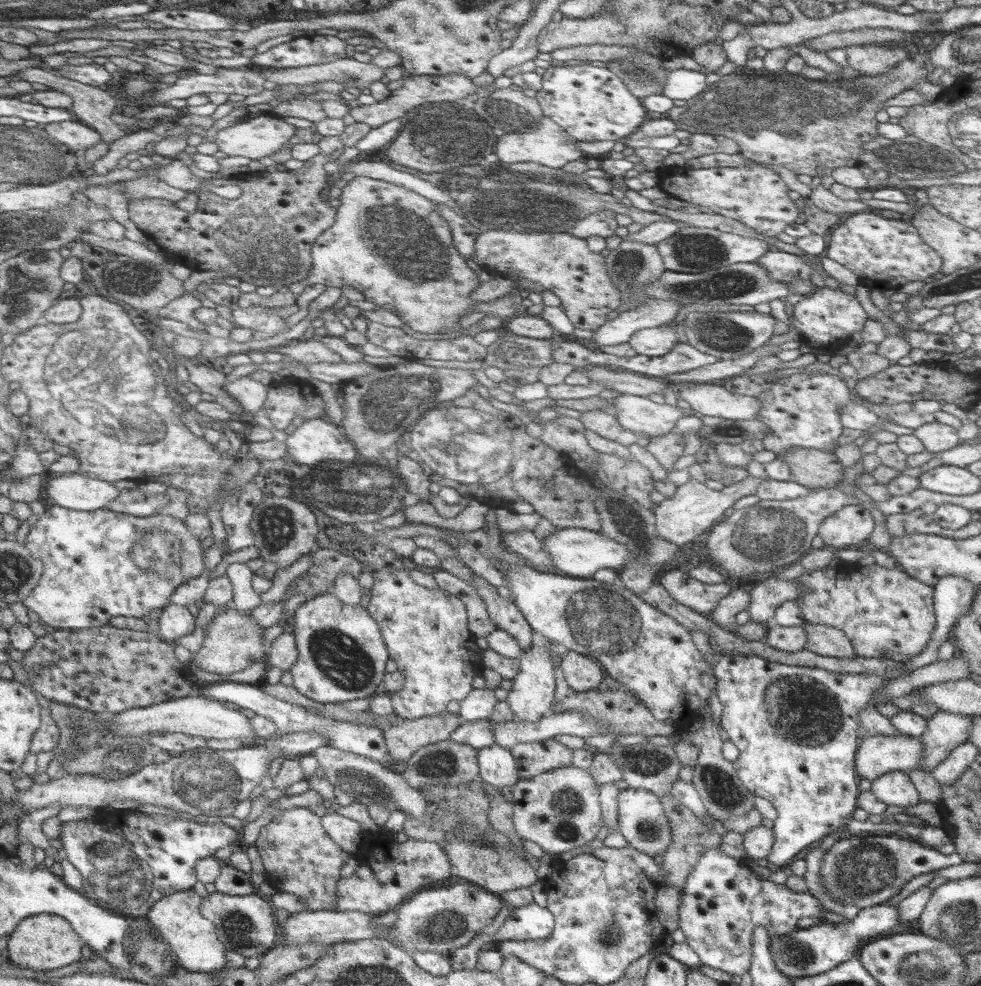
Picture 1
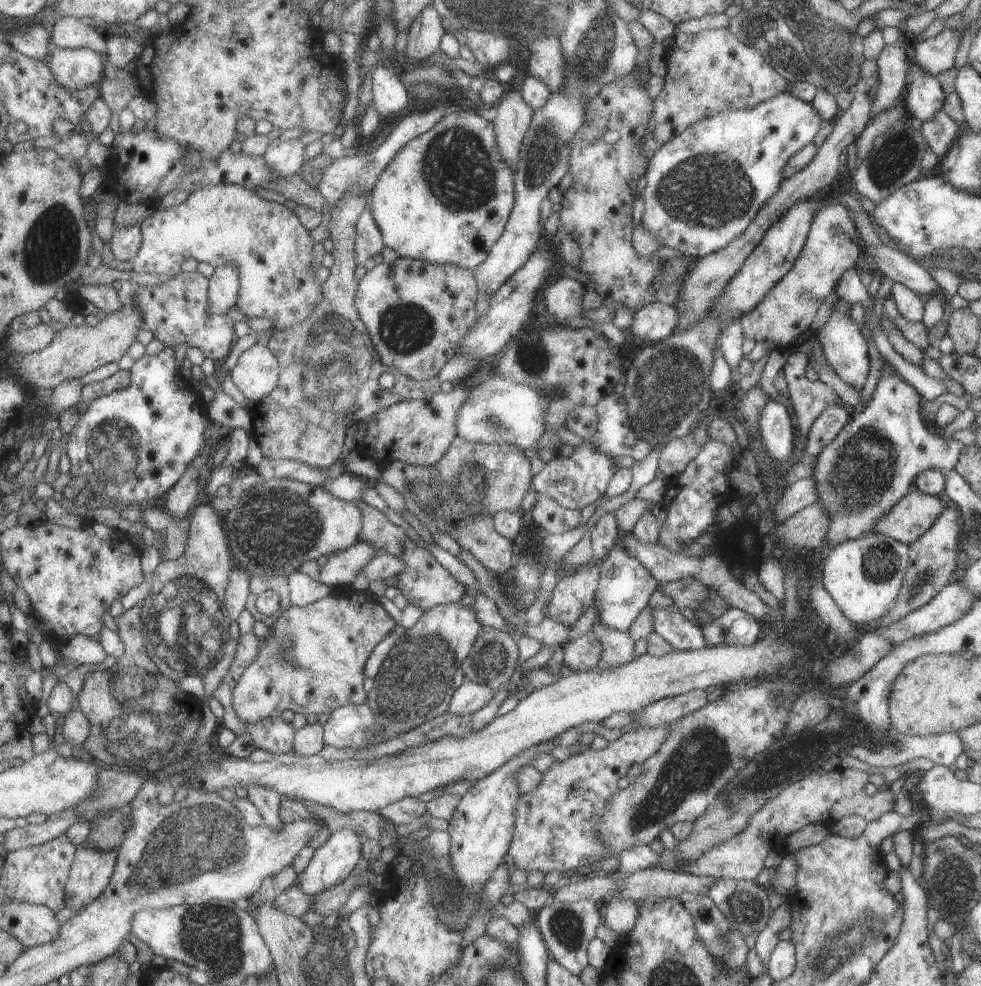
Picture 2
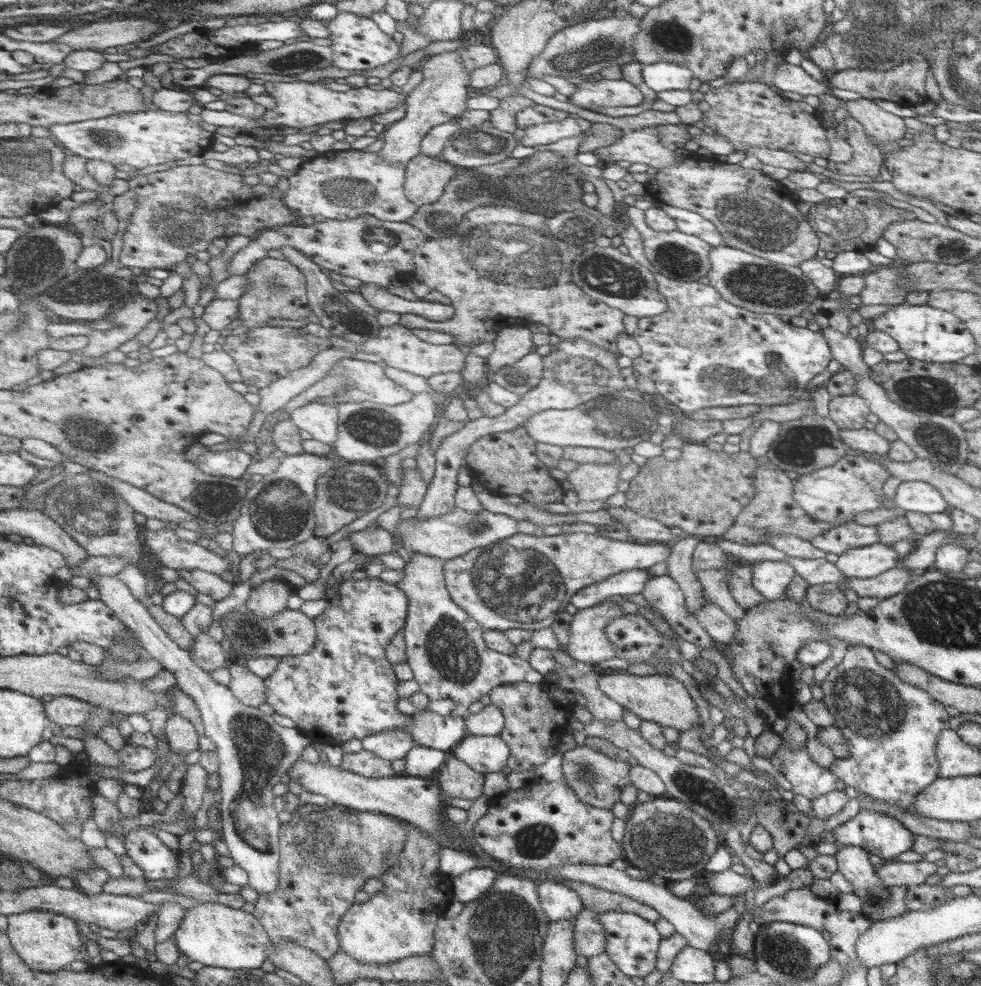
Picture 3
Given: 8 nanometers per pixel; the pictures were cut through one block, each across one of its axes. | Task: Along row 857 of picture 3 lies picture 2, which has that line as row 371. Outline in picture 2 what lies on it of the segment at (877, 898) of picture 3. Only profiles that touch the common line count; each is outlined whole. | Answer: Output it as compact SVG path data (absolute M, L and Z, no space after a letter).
M840 299L836 302L828 322L819 330L816 330L814 338L819 341L823 349L823 356L827 364L835 371L835 374L848 385L862 390L864 380L868 376L868 344L858 328L858 324L851 318L851 305L846 300Z

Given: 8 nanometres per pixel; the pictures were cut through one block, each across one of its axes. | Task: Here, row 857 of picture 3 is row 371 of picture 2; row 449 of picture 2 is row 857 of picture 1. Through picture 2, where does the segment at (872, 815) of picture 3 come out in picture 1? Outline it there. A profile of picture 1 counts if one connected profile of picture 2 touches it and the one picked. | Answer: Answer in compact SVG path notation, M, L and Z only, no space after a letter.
M870 833L854 834L851 838L841 839L825 852L820 847L813 849L805 858L807 872L803 877L809 893L817 897L826 910L841 914L852 920L868 907L886 903L904 888L910 879L950 866L963 864L957 852L945 856L936 850L924 848L916 842L894 838L894 834Z

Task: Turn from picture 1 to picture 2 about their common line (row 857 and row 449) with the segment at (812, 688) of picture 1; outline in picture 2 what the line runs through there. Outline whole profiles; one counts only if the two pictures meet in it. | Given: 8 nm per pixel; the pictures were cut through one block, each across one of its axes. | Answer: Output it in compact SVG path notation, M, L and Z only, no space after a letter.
M773 398L762 412L759 427L772 458L786 461L792 454L792 416L788 408L782 402L774 402Z

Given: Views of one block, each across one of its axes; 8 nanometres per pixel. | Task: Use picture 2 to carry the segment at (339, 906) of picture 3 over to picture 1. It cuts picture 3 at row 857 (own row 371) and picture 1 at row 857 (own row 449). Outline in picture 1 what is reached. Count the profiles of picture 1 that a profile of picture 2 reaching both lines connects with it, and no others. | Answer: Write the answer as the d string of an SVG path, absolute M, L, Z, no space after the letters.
M294 808L276 814L255 842L264 866L265 879L278 893L288 892L304 900L306 910L334 911L338 902L336 884L346 863L342 848L324 830L321 817L308 808Z

